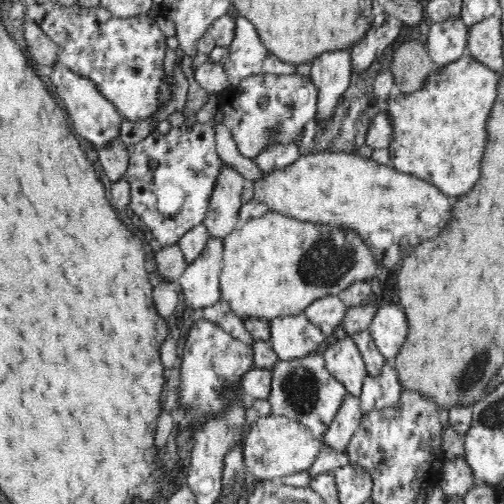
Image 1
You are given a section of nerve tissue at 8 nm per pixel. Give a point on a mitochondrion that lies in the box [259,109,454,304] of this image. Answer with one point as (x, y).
(329, 257)

